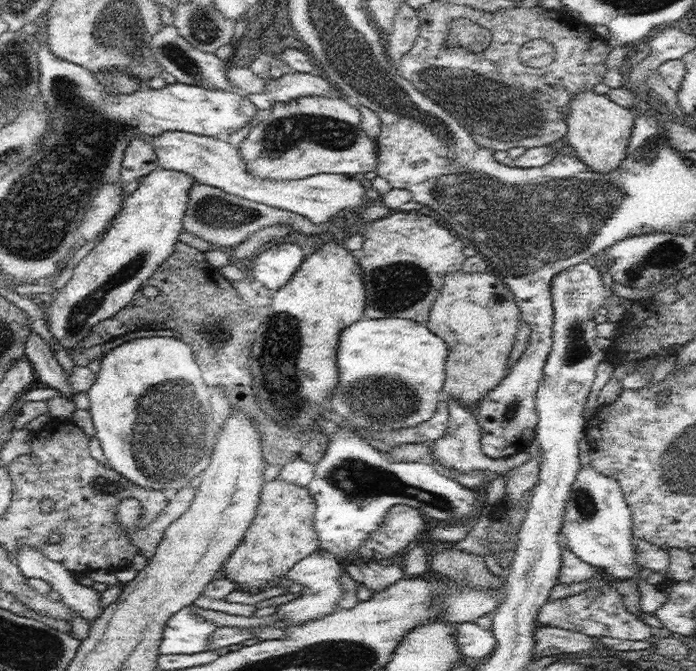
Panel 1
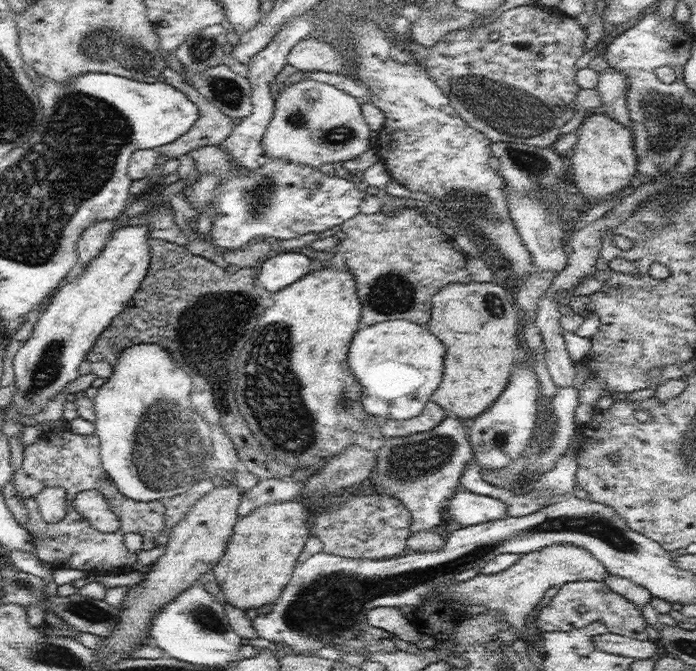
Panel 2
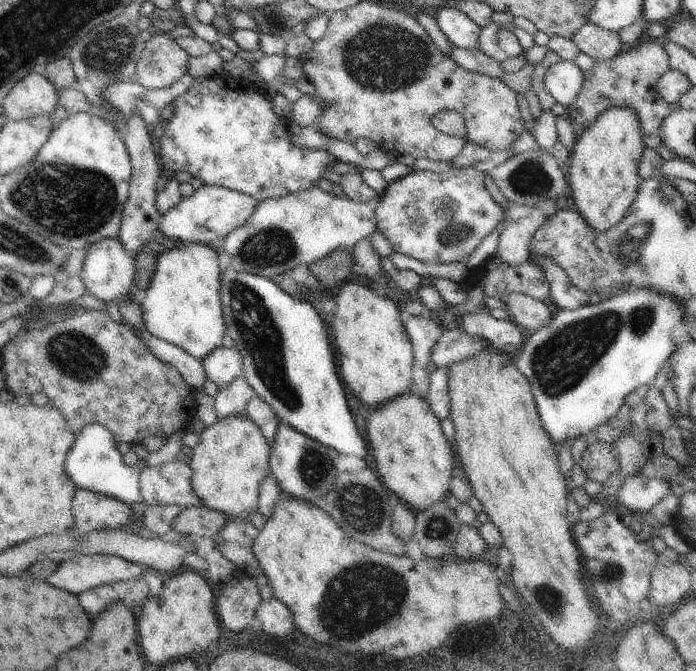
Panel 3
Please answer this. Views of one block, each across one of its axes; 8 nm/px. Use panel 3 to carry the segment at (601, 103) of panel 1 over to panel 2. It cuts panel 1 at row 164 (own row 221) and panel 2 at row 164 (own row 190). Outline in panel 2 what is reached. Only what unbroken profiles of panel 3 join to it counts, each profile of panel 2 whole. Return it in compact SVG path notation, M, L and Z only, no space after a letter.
M601 112L600 114L584 117L576 131L578 141L573 148L574 154L567 160L568 180L573 182L591 203L598 203L611 198L612 194L617 193L619 190L622 190L622 187L630 184L630 178L634 176L639 167L632 130Z

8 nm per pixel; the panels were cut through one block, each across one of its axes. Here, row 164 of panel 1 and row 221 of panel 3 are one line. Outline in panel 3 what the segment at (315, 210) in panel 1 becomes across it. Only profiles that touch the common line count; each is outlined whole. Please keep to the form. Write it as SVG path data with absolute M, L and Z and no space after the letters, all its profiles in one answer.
M202 185L190 198L182 199L178 206L167 211L159 222L158 230L168 238L176 238L178 241L210 245L224 240L232 230L242 226L253 215L260 201L245 192L216 185Z

